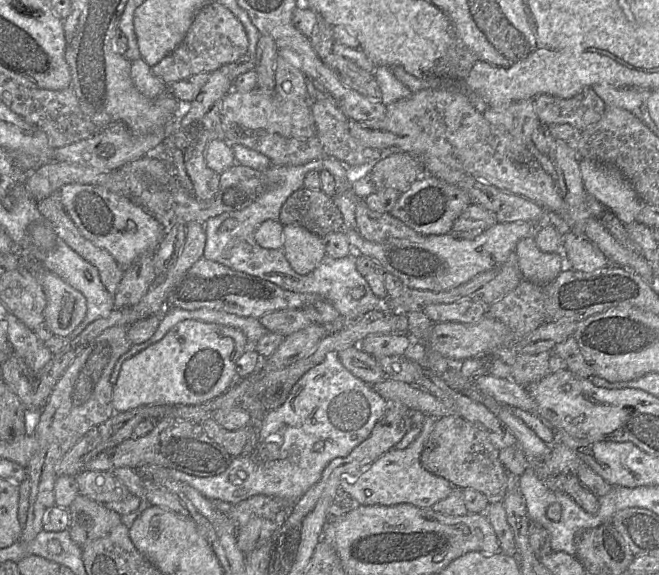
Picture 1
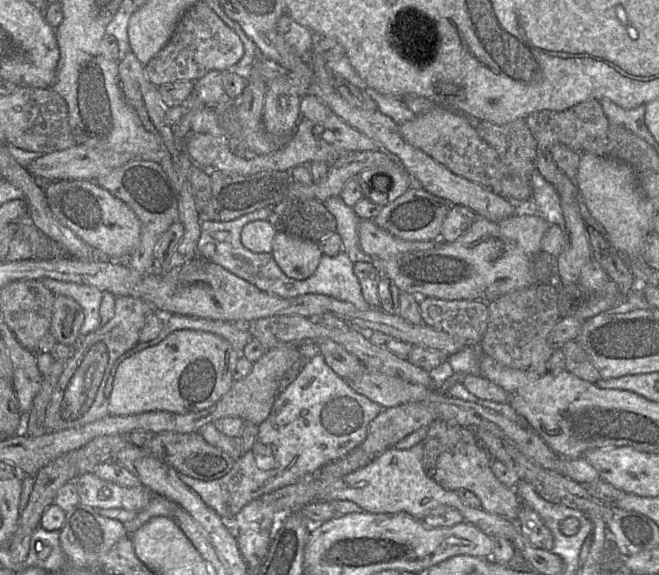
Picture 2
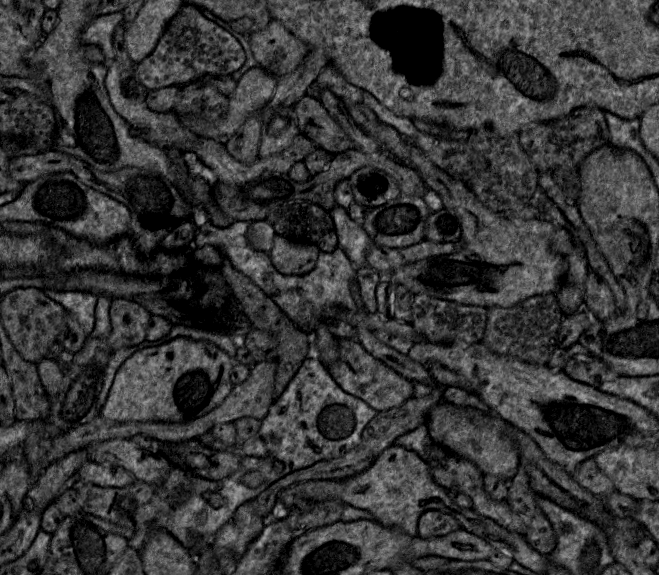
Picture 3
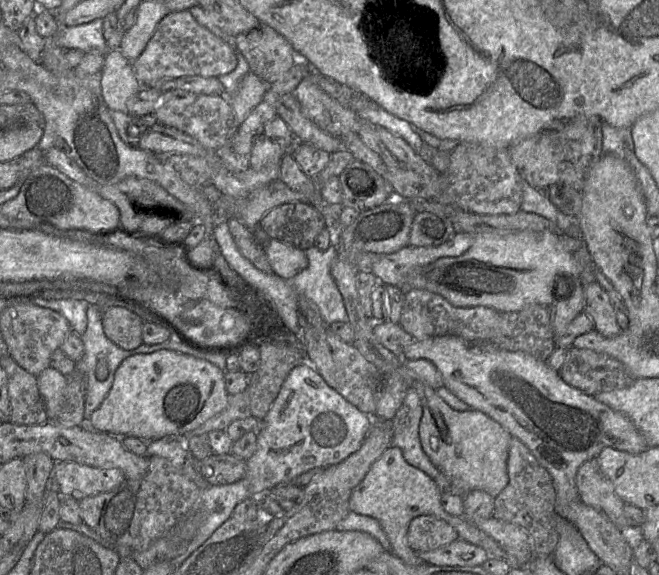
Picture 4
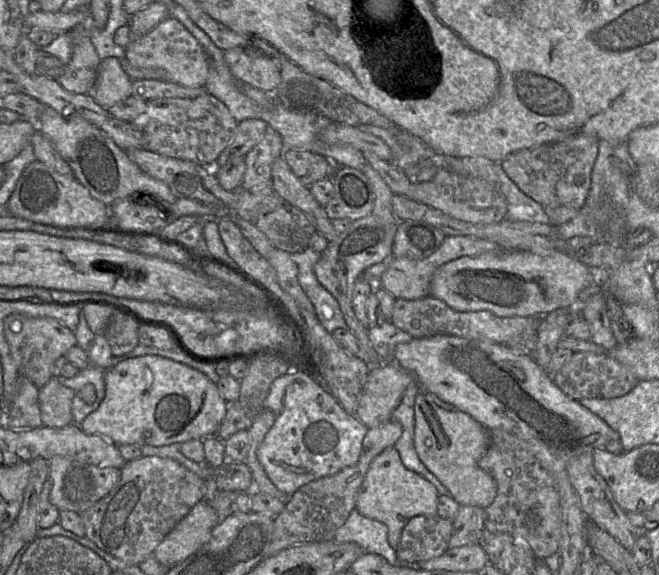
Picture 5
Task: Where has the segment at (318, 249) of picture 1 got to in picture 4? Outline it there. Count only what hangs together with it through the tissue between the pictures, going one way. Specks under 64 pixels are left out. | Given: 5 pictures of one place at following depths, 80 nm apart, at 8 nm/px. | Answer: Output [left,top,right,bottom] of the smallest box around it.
[265,239,308,279]

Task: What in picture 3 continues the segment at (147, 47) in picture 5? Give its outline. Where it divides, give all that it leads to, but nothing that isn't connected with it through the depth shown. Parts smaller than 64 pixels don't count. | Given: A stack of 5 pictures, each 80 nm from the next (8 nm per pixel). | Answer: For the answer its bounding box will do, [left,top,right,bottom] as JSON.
[135,4,245,91]

